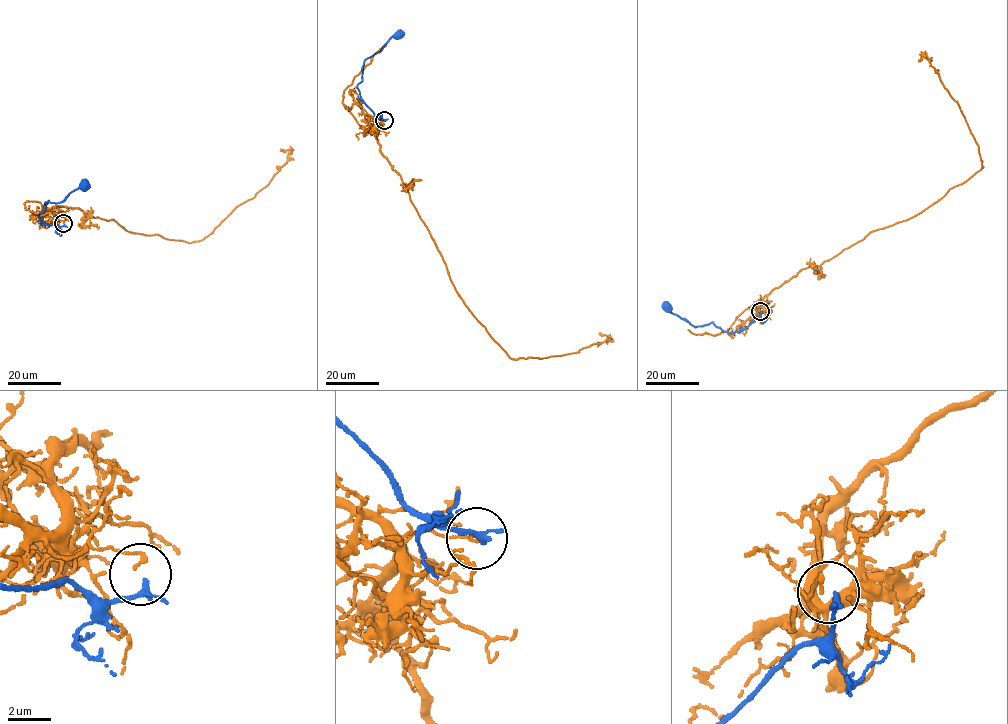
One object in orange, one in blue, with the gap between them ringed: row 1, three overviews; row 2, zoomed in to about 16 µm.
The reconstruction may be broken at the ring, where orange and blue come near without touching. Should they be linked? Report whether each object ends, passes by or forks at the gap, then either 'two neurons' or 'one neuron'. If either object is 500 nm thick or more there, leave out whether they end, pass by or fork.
orange ends | blue passes by | two neurons

